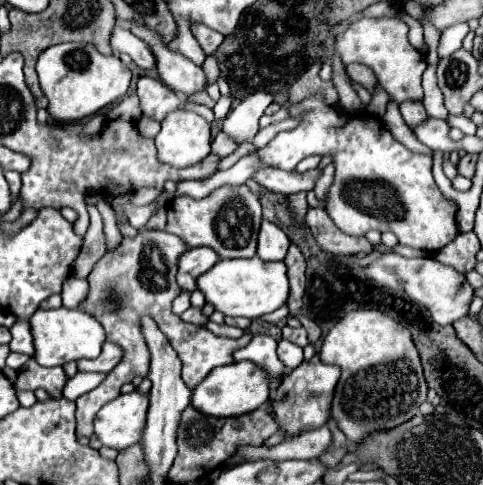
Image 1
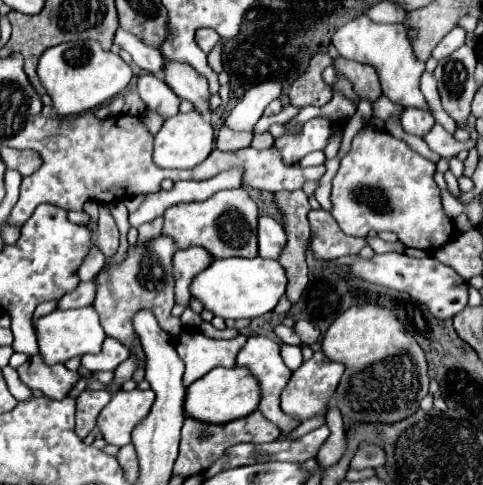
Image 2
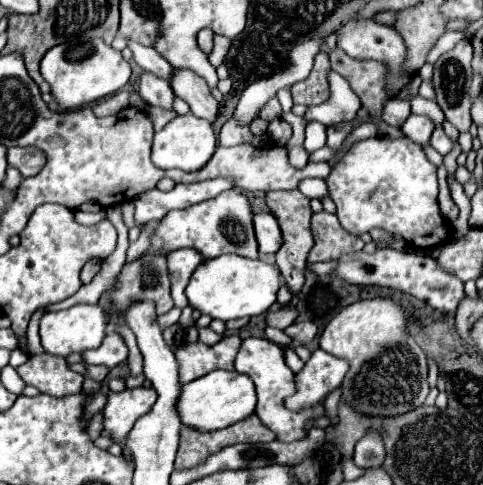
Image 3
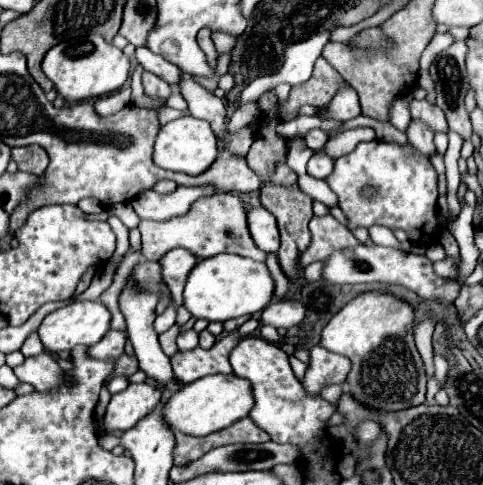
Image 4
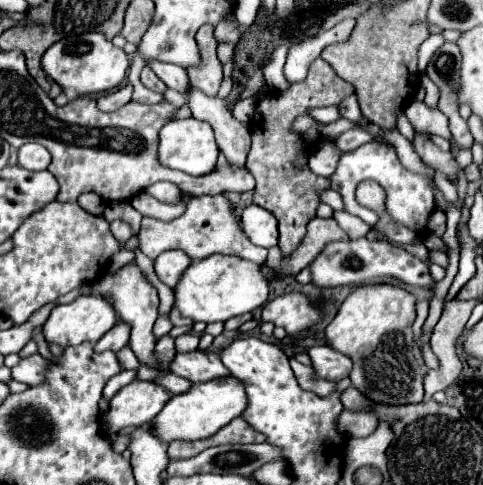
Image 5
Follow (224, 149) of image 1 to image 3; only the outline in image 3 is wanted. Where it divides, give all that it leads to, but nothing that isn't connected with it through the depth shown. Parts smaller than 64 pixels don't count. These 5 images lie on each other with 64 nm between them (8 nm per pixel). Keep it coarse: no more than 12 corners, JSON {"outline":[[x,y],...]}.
{"outline":[[230,118],[220,132],[222,146],[236,146],[250,136],[250,128]]}

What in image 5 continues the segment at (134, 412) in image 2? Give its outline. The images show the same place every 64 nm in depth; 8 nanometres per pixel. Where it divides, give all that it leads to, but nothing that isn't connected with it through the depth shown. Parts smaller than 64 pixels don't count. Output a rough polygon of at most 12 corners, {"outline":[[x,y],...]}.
{"outline":[[156,382],[120,388],[104,414],[108,432],[148,424],[170,400]]}

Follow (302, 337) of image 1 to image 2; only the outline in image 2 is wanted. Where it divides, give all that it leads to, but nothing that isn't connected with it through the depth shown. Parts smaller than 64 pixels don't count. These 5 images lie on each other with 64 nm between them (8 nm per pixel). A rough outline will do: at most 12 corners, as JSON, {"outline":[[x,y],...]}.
{"outline":[[276,326],[274,334],[284,344],[302,344],[292,328]]}

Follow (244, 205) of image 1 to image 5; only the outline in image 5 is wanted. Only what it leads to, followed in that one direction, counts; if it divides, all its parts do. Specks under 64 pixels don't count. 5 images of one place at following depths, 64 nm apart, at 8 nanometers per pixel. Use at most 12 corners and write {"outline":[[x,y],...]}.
{"outline":[[190,198],[182,216],[144,216],[140,250],[154,260],[182,250],[264,264],[248,240],[230,200]]}

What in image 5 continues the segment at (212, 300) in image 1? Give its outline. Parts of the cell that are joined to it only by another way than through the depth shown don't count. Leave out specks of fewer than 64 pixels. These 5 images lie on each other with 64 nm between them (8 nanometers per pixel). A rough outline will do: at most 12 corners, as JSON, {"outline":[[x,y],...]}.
{"outline":[[226,254],[192,262],[174,308],[226,322],[266,300],[260,266]]}

